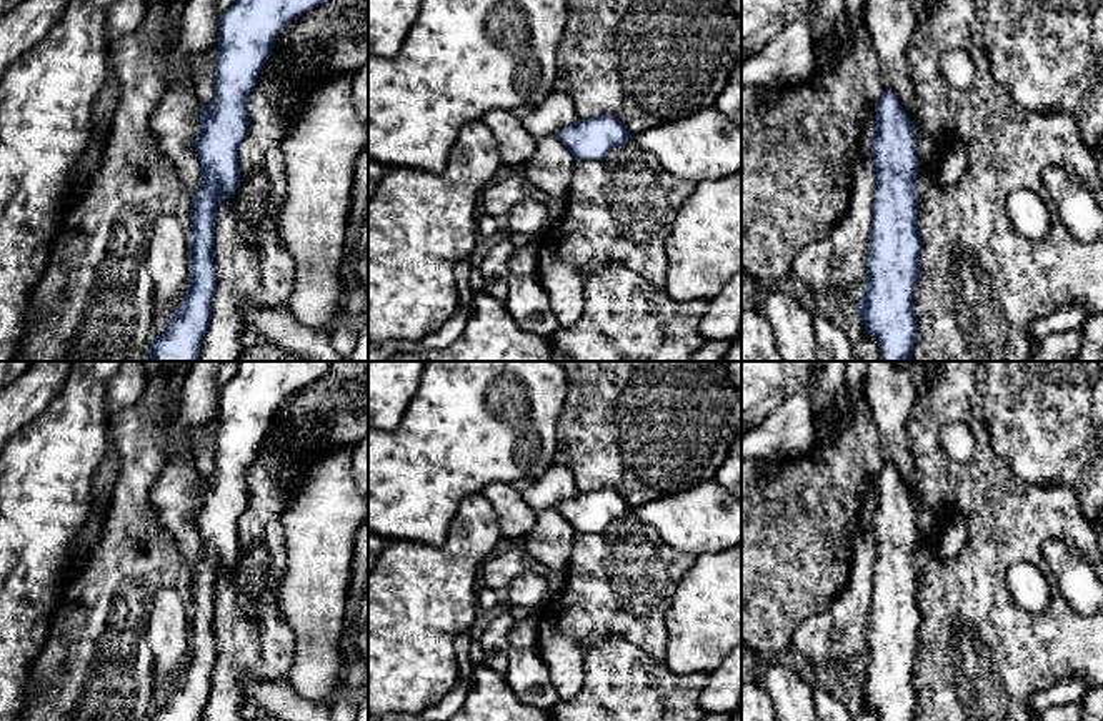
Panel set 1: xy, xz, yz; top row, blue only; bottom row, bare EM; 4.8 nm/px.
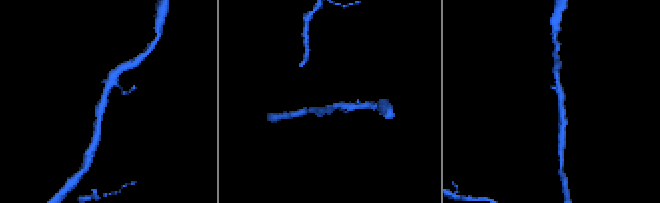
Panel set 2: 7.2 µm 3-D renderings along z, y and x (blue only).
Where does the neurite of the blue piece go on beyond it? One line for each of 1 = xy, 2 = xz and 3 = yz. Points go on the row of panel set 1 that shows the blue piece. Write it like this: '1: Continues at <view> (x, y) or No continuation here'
1: No continuation here
2: No continuation here
3: No continuation here

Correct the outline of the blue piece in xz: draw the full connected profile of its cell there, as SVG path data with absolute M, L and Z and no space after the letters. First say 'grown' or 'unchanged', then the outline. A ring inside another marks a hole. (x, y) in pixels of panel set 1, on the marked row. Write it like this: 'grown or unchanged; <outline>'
unchanged; M593 115L561 128L556 138L575 160L601 160L610 150L635 140L623 123L610 115Z

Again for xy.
unchanged; M237 0L222 17L215 55L213 90L210 105L200 103L202 132L195 152L202 165L202 185L190 203L192 233L188 236L188 290L175 310L167 330L150 345L152 361L198 361L203 336L212 318L212 300L217 288L213 263L217 208L240 186L238 148L248 132L248 100L260 68L267 63L278 33L297 17L328 0Z

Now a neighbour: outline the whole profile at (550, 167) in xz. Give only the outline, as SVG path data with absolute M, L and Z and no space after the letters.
M547 135L537 140L537 150L522 165L520 172L543 195L565 200L571 185L575 162L571 152L556 135Z

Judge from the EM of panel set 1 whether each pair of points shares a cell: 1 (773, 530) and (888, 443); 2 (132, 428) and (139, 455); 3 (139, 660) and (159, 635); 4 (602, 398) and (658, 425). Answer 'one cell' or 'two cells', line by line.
1: two cells
2: one cell
3: two cells
4: one cell

